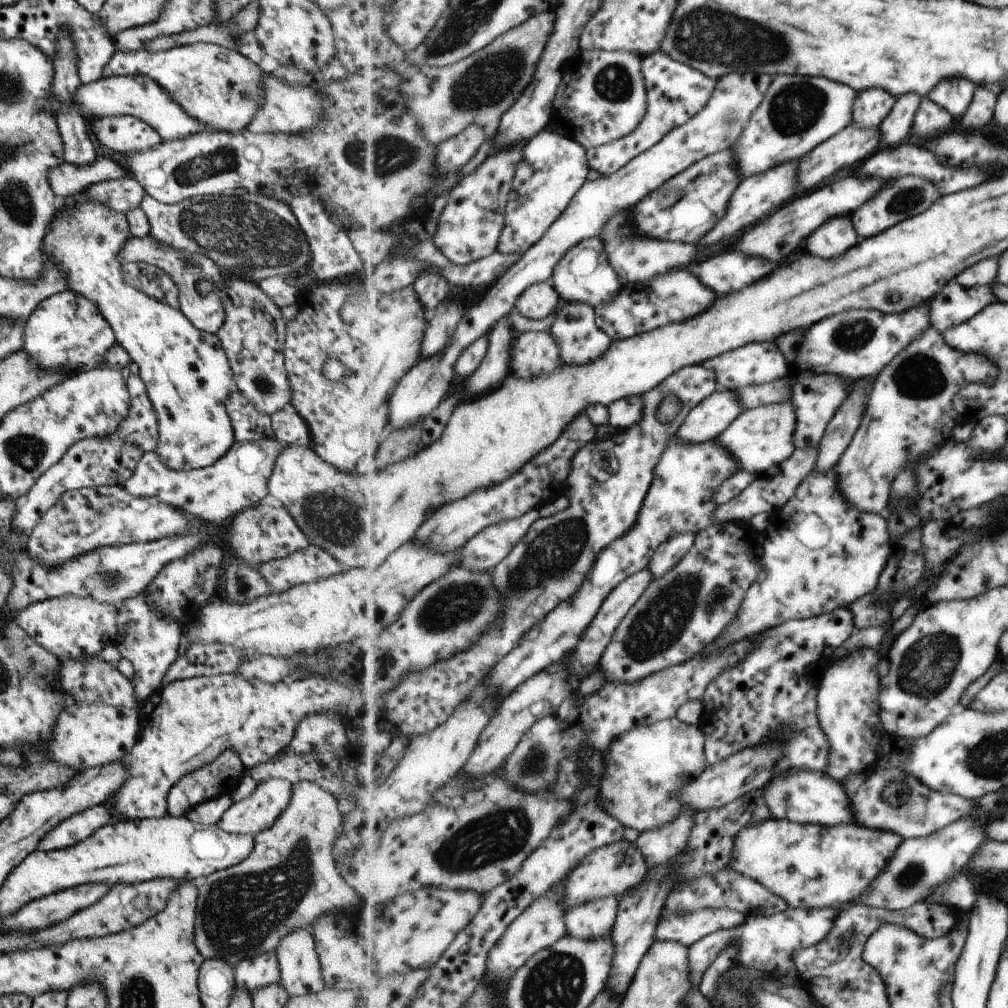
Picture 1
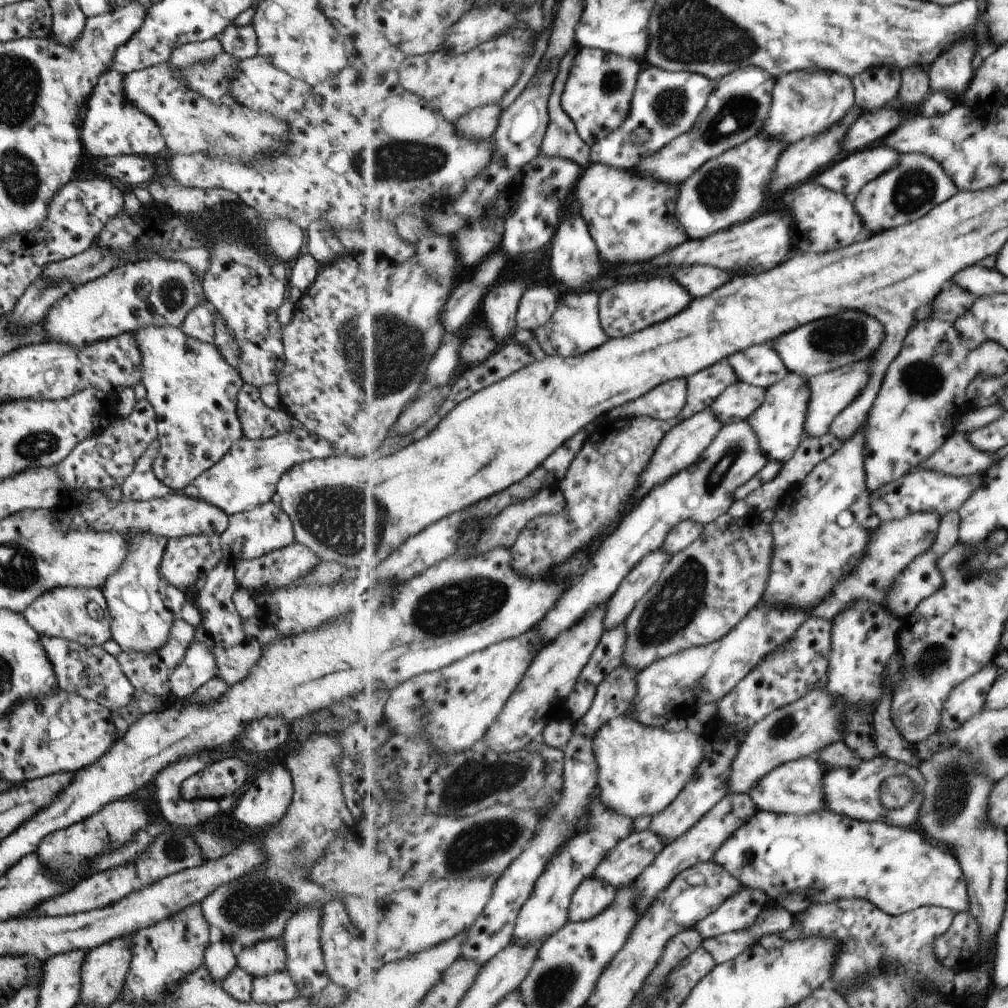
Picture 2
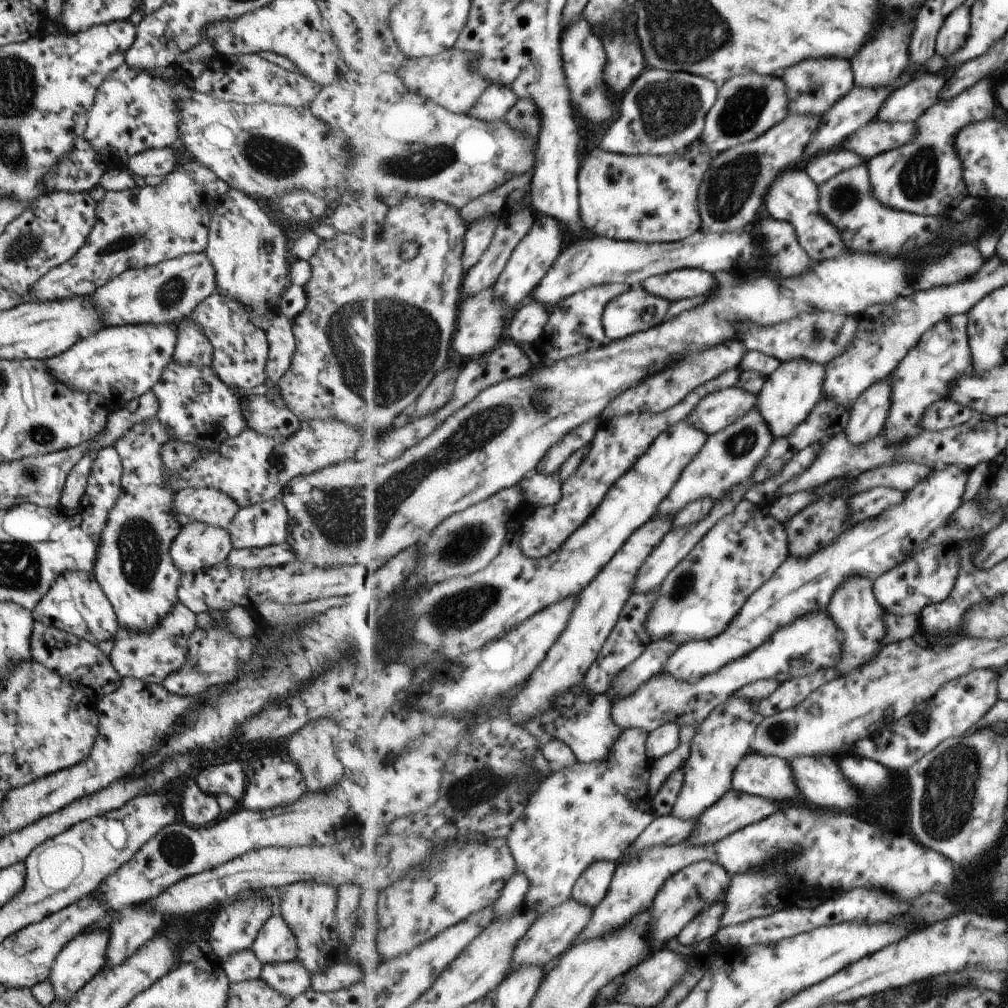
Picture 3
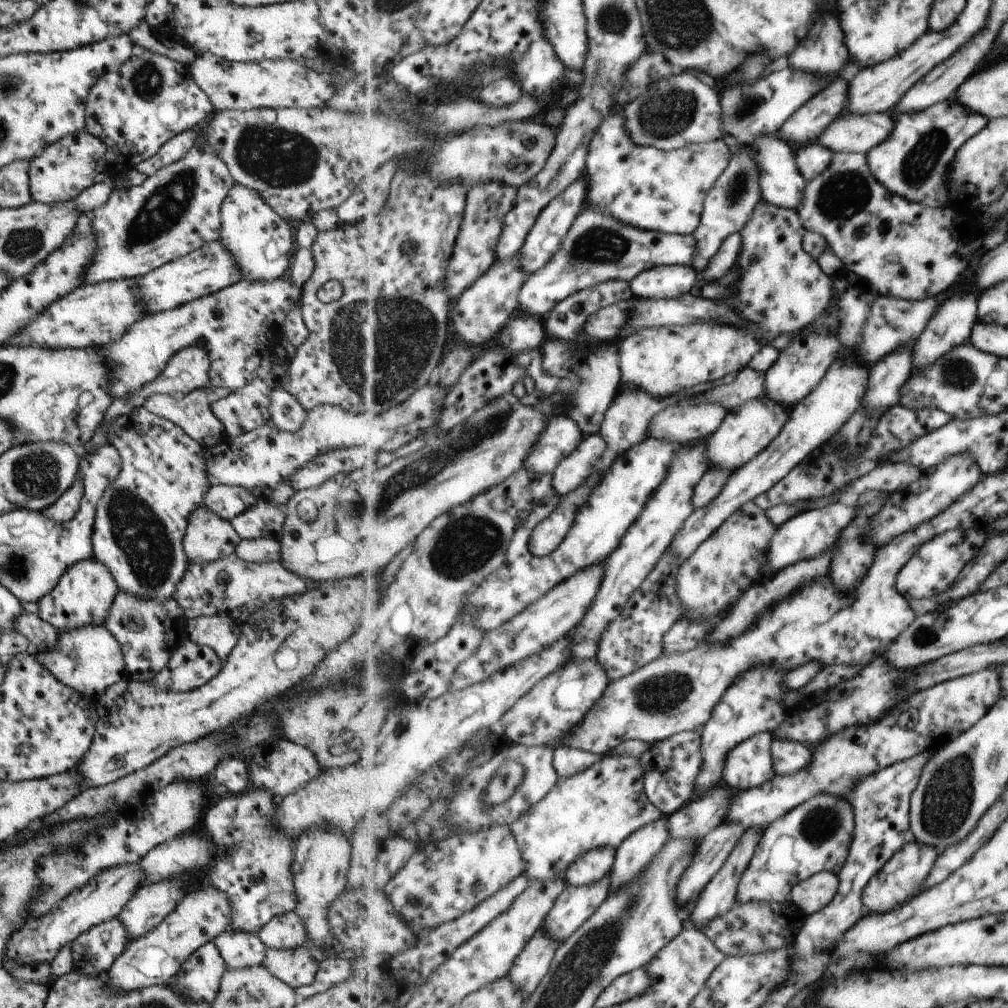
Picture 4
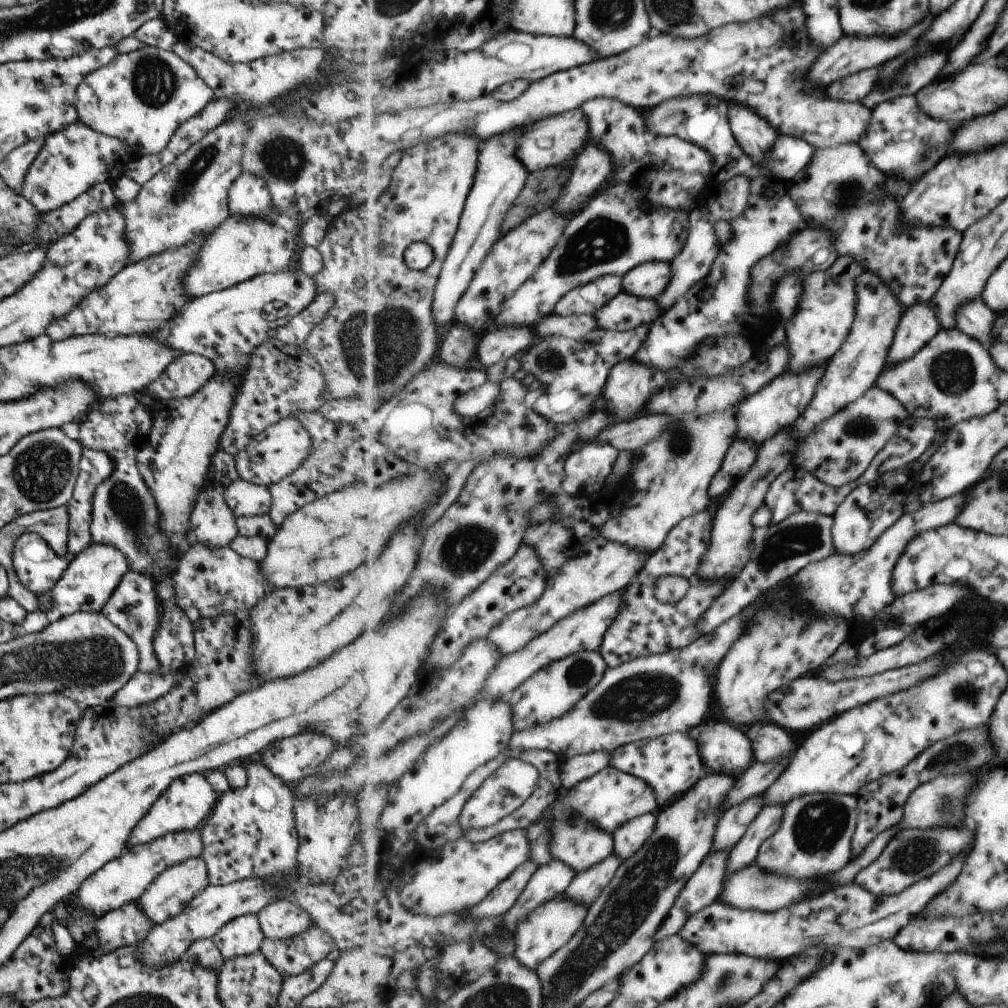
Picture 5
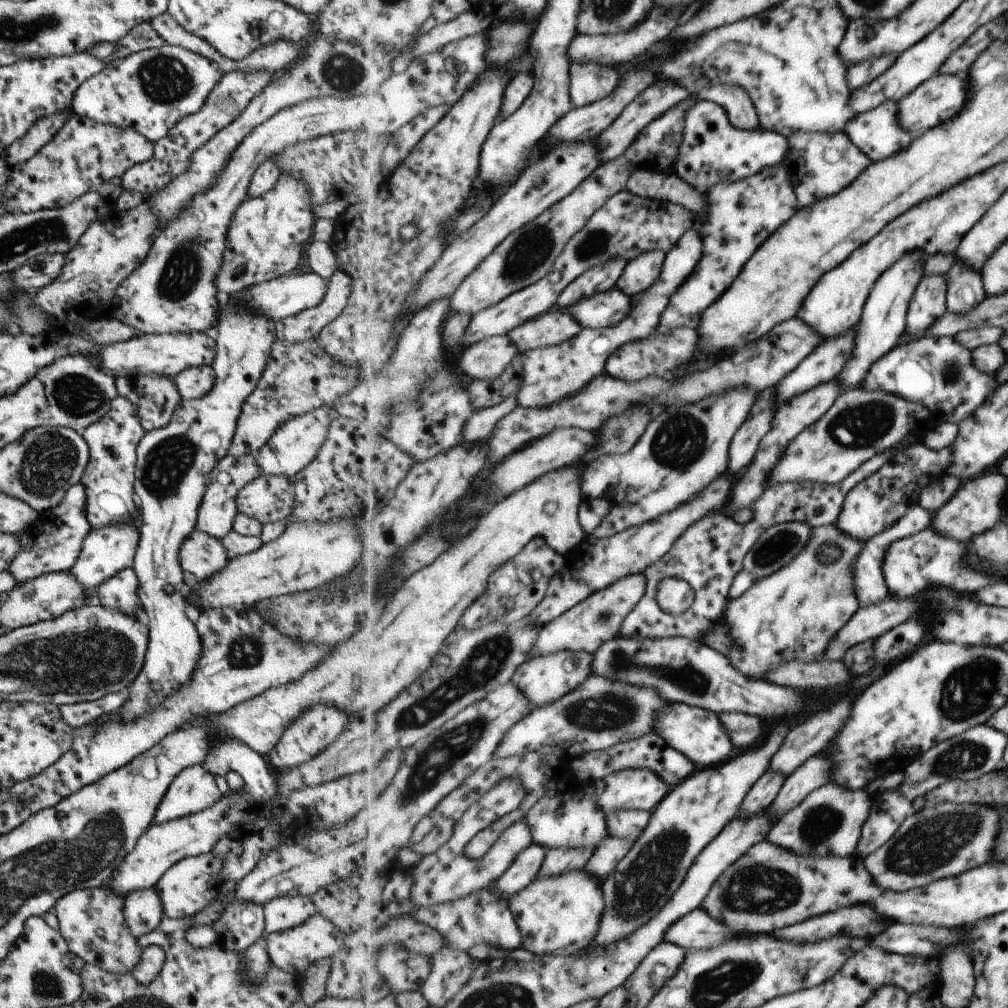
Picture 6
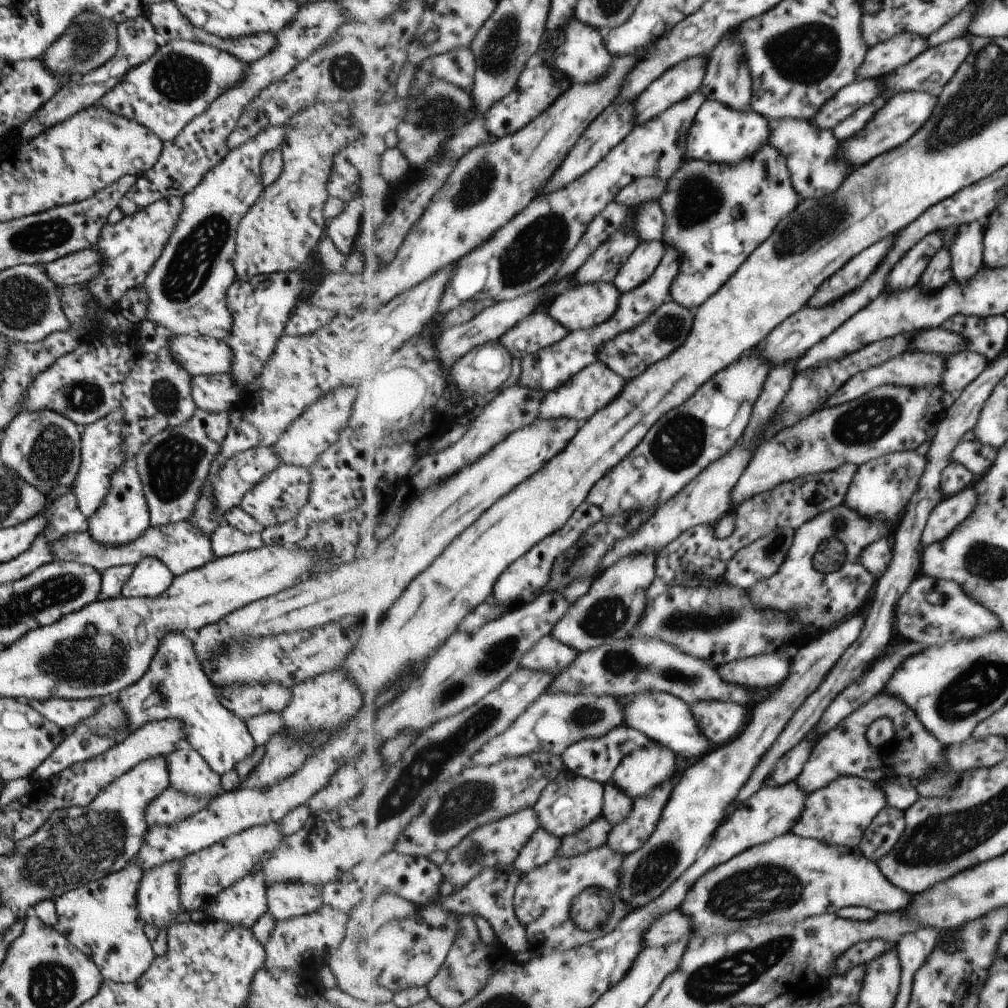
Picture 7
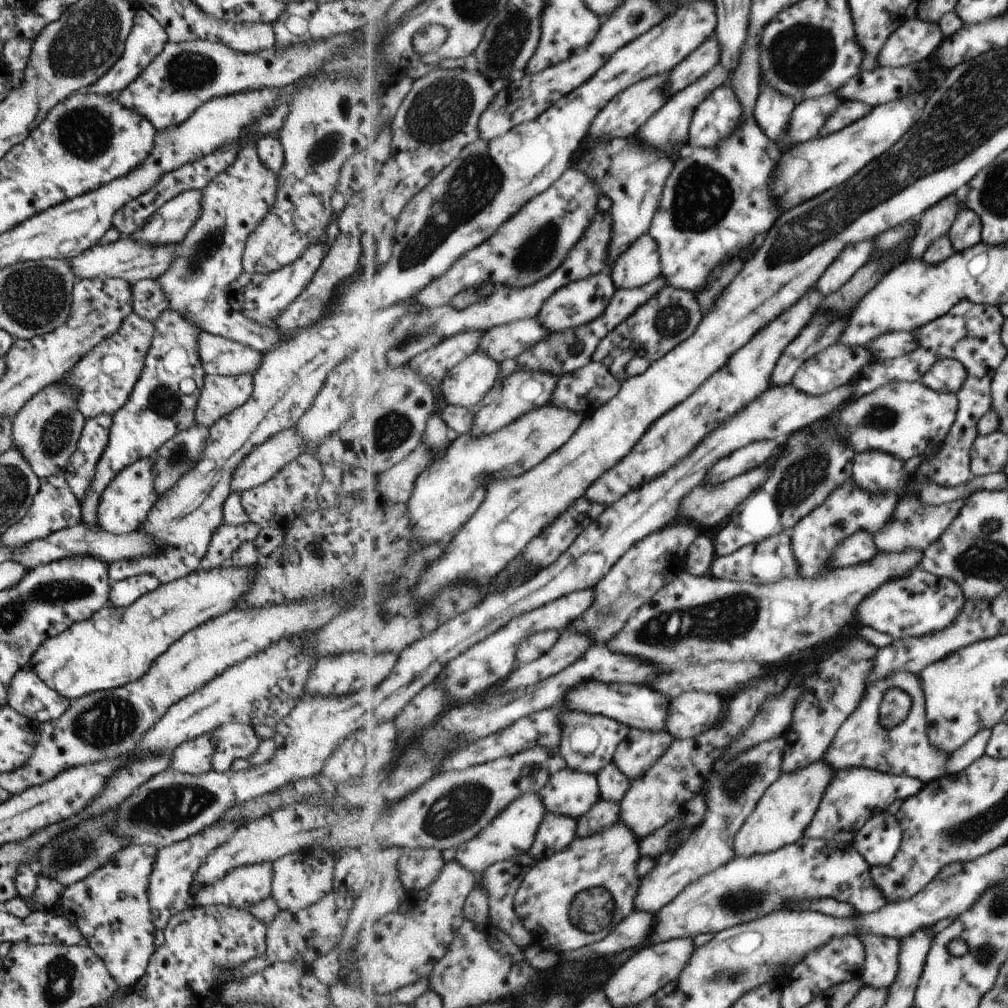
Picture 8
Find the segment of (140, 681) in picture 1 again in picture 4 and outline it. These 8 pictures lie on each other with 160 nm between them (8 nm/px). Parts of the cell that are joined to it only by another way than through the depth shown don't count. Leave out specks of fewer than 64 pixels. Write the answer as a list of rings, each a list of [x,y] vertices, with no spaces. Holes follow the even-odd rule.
[[[145,405],[135,407],[128,413],[114,418],[110,426],[110,431],[108,432],[108,444],[111,445],[119,455],[120,471],[117,473],[115,480],[113,480],[113,482],[103,491],[103,494],[97,501],[92,522],[91,556],[95,557],[102,565],[106,566],[106,569],[118,586],[118,590],[121,589],[123,593],[129,593],[135,597],[153,597],[155,600],[159,601],[171,599],[175,585],[177,581],[181,580],[186,566],[188,565],[187,557],[182,549],[182,538],[188,516],[202,504],[203,495],[209,486],[211,486],[206,475],[206,462],[204,461],[208,454],[201,448],[198,442],[189,438],[189,436],[187,436],[176,424],[149,412]]]

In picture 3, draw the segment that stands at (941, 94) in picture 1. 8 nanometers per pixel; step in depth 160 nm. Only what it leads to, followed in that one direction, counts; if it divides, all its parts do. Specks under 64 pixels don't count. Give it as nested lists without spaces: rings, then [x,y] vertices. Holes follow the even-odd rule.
[[[959,6],[943,24],[937,40],[937,52],[941,56],[951,56],[963,48],[967,34],[971,30],[971,10],[969,6]]]

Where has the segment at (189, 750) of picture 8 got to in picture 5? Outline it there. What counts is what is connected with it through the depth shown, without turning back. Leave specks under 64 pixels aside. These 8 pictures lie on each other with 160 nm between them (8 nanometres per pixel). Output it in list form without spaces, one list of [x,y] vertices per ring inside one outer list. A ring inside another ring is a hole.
[[[187,773],[175,778],[157,797],[157,800],[153,802],[151,808],[143,815],[143,818],[140,818],[139,822],[132,828],[126,845],[127,848],[137,843],[146,843],[154,838],[159,838],[166,832],[191,830],[200,826],[211,812],[218,797],[219,794],[213,791],[202,773]]]

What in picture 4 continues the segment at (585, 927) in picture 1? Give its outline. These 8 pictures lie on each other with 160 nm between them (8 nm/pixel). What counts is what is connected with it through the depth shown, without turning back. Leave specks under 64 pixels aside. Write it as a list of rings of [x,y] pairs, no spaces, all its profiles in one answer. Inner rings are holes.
[[[604,848],[591,850],[579,862],[569,866],[567,881],[571,886],[583,888],[601,882],[610,876],[616,862],[616,850]]]

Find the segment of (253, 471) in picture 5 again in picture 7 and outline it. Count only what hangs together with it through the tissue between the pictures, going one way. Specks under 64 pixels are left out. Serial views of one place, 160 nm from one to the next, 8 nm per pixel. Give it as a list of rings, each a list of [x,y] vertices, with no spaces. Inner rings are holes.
[[[337,386],[329,394],[313,402],[313,405],[307,406],[307,409],[283,430],[279,440],[271,444],[271,450],[279,458],[279,465],[308,468],[319,457],[319,454],[337,441],[339,430],[348,426],[355,396],[354,387]]]

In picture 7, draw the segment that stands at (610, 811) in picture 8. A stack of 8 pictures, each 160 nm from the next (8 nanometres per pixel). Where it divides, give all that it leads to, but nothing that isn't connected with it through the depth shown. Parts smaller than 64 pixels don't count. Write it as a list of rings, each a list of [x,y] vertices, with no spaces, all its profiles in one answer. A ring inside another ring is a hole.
[[[597,818],[597,822],[581,832],[563,838],[557,854],[561,858],[573,858],[573,856],[581,856],[591,850],[597,850],[608,842],[609,834],[613,828],[611,822],[607,822],[607,818]]]

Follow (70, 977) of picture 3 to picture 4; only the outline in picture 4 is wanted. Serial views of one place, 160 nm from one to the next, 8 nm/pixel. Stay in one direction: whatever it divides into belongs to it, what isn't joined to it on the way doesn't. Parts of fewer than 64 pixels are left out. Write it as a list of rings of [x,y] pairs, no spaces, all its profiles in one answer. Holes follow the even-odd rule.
[[[117,917],[92,926],[70,942],[71,971],[89,976],[105,973],[128,942],[127,931]]]

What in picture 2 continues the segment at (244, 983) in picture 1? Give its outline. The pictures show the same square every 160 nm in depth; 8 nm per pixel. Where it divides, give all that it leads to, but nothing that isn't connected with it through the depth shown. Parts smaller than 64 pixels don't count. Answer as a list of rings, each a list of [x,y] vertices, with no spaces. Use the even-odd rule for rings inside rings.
[[[281,938],[263,940],[247,946],[235,956],[236,967],[245,970],[251,978],[261,978],[284,971],[285,950]]]

